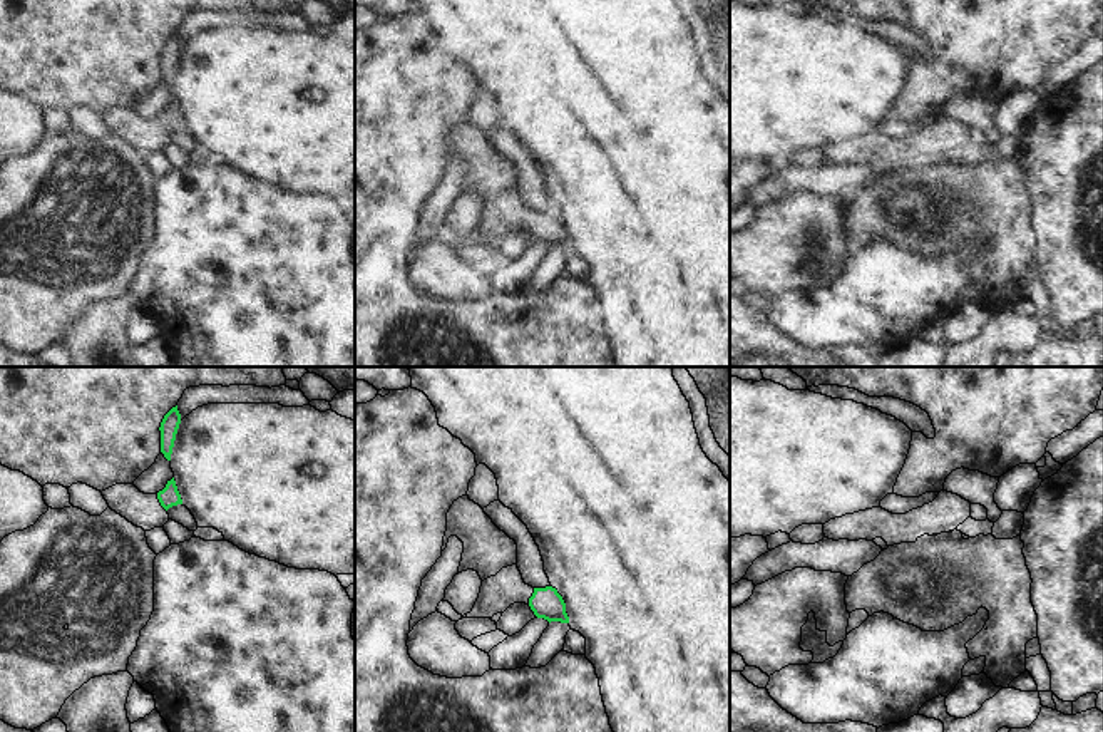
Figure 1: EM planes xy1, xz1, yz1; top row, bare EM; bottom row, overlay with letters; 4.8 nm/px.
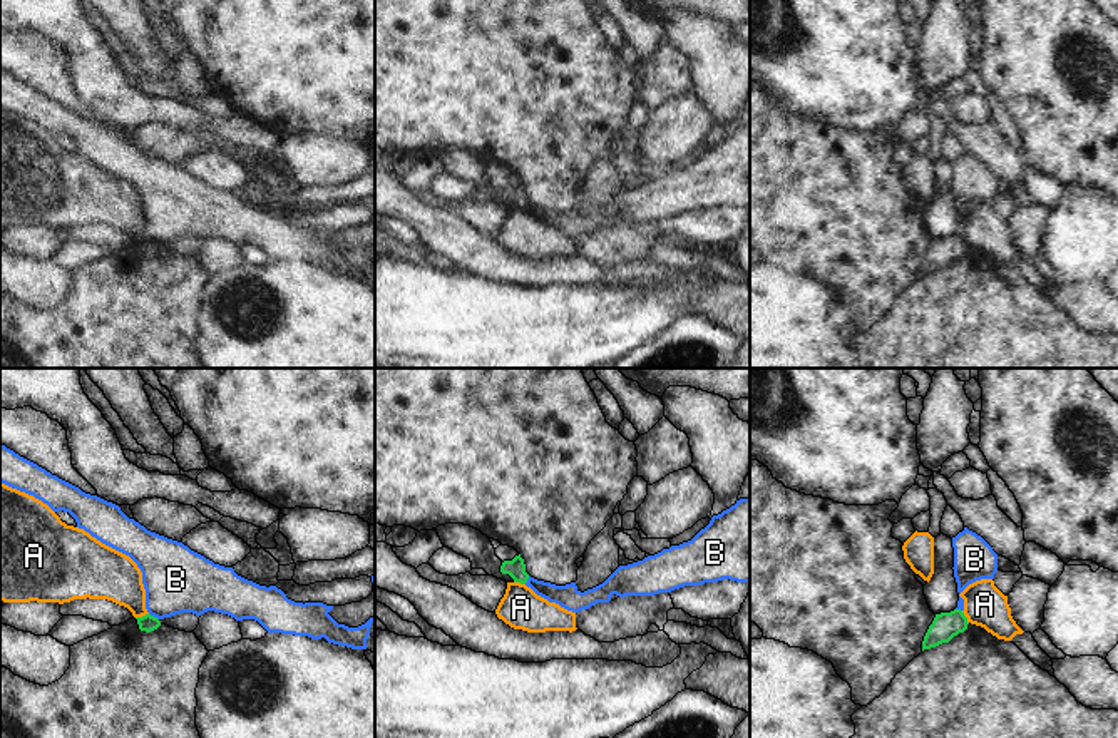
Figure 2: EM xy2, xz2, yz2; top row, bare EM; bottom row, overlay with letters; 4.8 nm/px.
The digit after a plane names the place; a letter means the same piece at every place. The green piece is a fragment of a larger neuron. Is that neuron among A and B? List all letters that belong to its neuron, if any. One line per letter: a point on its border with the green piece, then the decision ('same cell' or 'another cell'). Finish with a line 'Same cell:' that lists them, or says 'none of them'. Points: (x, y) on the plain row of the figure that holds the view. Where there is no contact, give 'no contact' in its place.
A: xy2 (143, 241) | another cell
B: xy2 (153, 241) | another cell
Same cell: none of them

